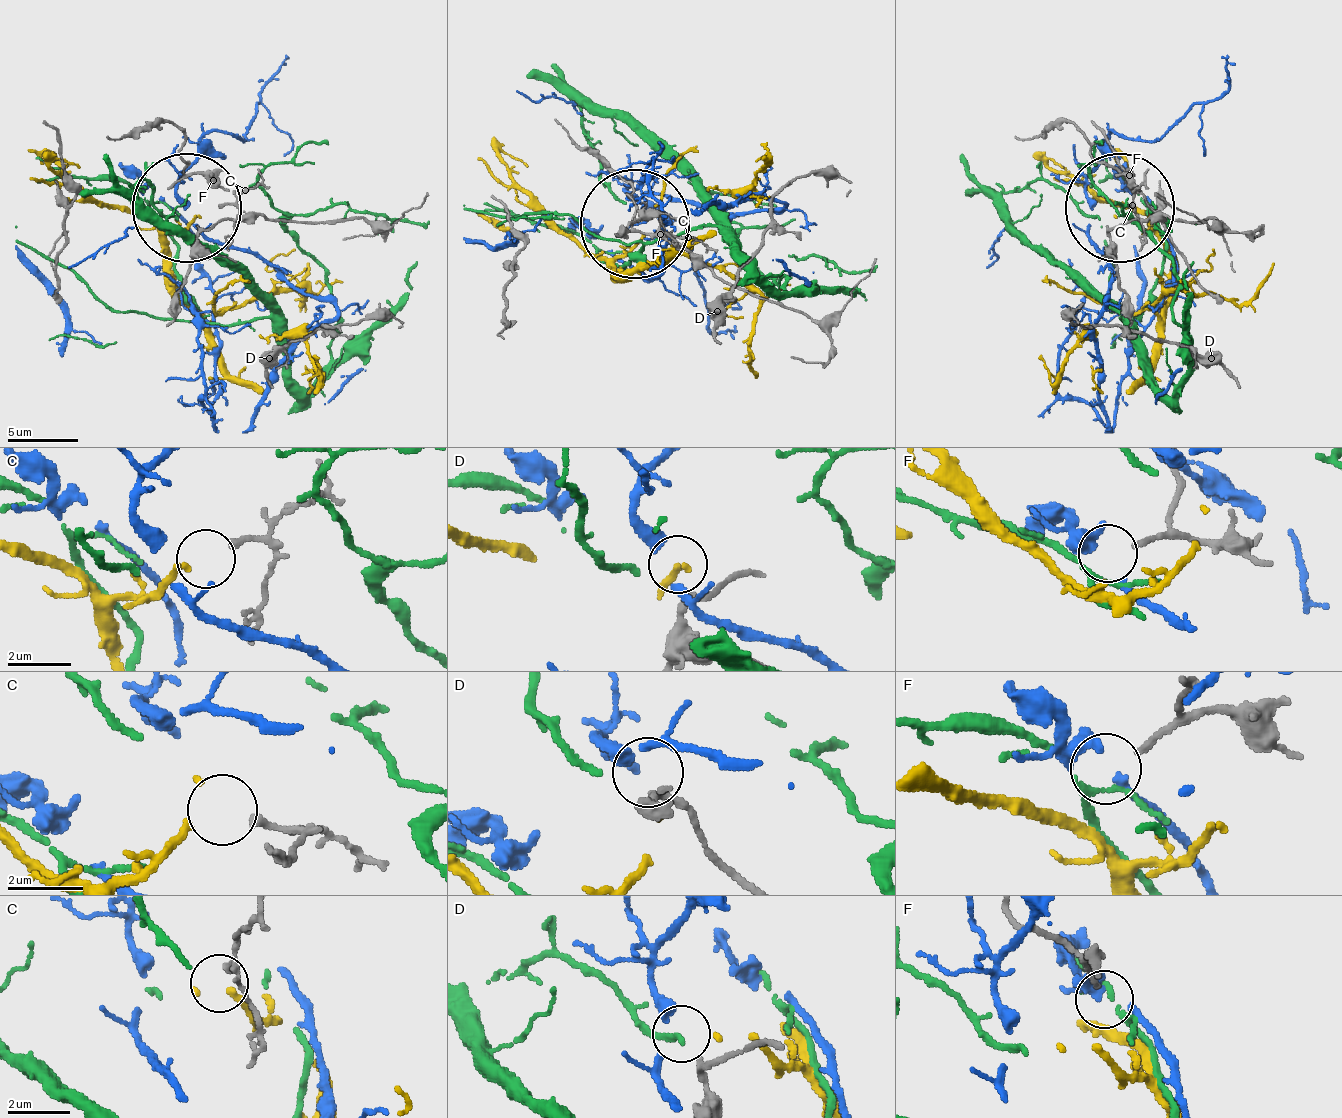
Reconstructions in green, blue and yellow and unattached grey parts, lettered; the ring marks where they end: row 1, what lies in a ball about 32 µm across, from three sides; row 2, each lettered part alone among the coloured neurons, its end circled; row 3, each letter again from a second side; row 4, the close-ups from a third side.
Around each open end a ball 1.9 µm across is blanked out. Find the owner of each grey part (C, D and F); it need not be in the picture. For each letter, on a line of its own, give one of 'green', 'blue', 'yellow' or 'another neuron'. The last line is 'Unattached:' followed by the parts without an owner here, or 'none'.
C: yellow
D: another neuron
F: another neuron
Unattached: D, F

